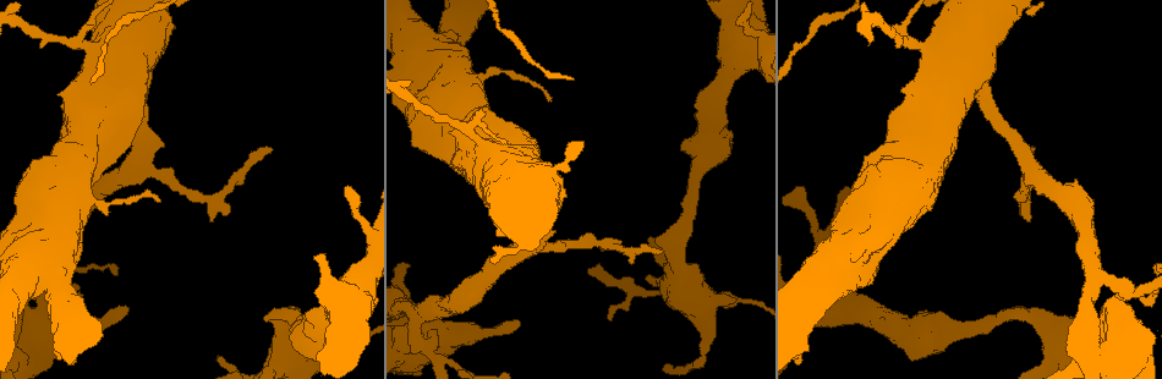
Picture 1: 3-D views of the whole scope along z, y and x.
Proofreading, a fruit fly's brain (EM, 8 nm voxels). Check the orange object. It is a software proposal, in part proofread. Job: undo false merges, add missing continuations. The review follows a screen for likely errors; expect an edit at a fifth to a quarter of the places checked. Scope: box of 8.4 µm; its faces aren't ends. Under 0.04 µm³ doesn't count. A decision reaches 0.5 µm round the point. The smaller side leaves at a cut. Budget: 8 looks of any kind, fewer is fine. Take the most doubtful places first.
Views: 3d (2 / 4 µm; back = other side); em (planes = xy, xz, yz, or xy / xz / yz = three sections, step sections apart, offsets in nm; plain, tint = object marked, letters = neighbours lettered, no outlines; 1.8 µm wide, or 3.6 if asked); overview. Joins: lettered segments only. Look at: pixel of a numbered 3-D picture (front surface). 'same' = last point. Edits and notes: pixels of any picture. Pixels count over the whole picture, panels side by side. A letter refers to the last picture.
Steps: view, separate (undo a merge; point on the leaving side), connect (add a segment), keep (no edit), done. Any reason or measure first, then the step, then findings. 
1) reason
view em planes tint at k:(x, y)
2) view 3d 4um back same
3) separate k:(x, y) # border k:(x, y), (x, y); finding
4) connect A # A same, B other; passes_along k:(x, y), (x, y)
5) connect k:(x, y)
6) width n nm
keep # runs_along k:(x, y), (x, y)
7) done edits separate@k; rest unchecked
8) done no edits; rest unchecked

thin end
view em yz step 16 letters at 1:(1033, 149)

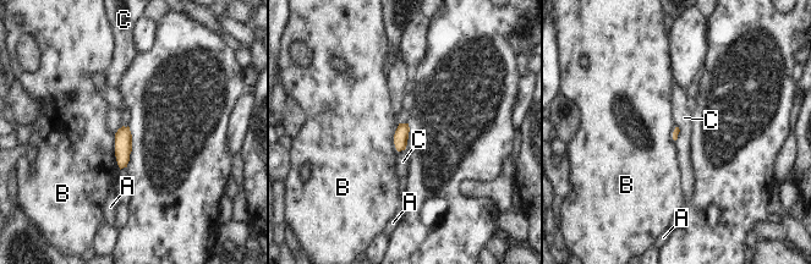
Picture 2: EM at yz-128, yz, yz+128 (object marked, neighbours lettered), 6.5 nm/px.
keep # A other, B other, C other; none of them fits

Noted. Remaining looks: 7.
calibre changes
view em 3.6um xy step 8 tint at 1:(733, 303)

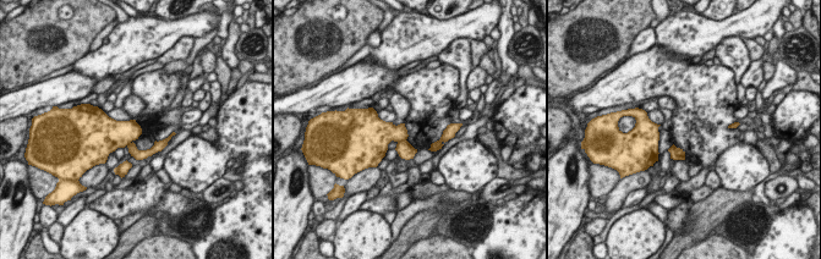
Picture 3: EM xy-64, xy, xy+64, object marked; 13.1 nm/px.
another direction
view em 3.6um planes letters same

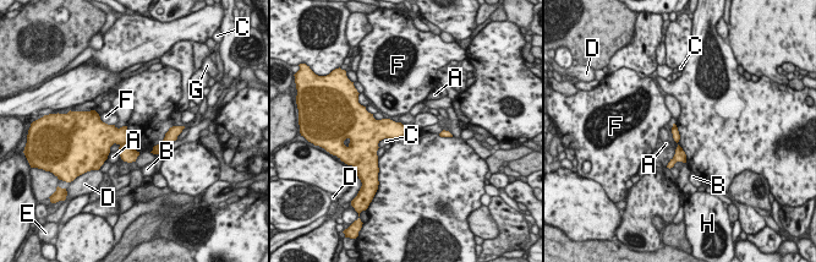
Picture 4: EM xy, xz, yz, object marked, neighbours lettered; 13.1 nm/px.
width 100 nm; longest_contact F 260 nm
separate 4:(108, 135) # A other, B other, C other, D other, E other, F other, G other, H other; two neurons meet here

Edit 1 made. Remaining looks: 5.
view overview

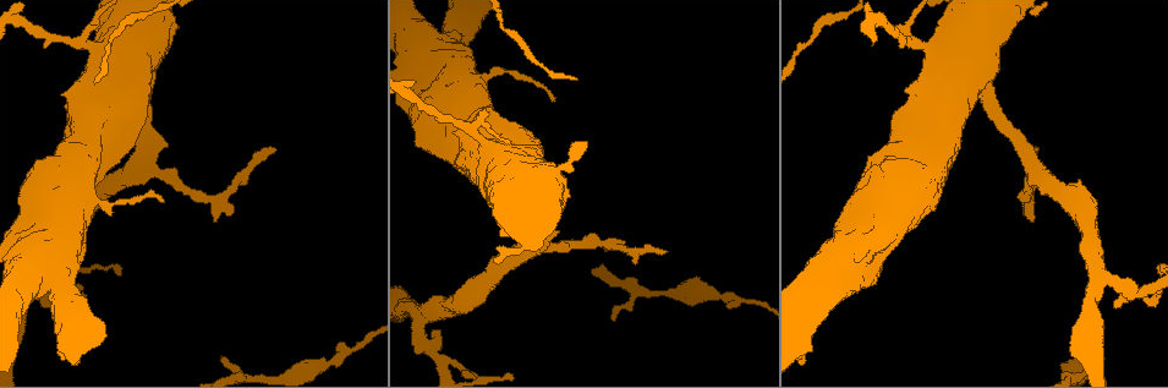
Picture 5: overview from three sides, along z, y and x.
three arms meet
view em xy step 4 letters at 5:(1029, 159)

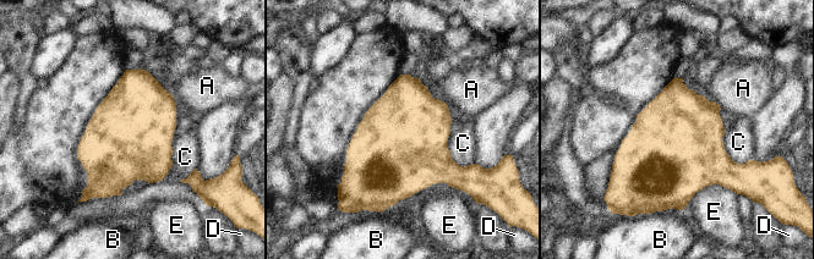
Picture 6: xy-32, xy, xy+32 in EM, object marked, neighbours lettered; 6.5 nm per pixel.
another direction
view em planes letters same

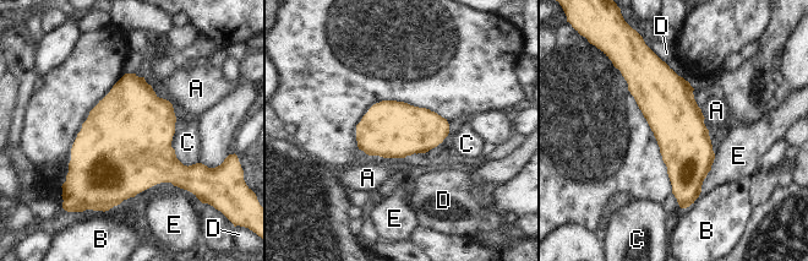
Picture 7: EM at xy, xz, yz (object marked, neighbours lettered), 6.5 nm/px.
longest_contact D 320 nm
keep # A other, B other, C other, D other, E other; runs_along 7:(654, 58), (682, 201); one neuron here

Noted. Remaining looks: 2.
done edits separate@4; rest unchecked

